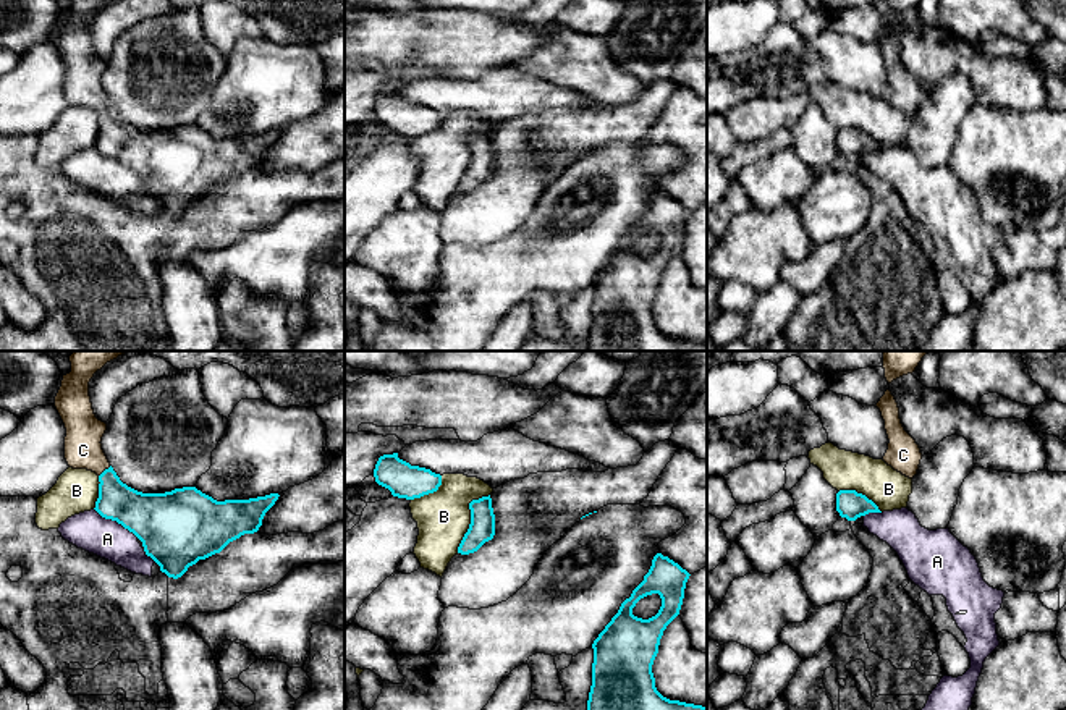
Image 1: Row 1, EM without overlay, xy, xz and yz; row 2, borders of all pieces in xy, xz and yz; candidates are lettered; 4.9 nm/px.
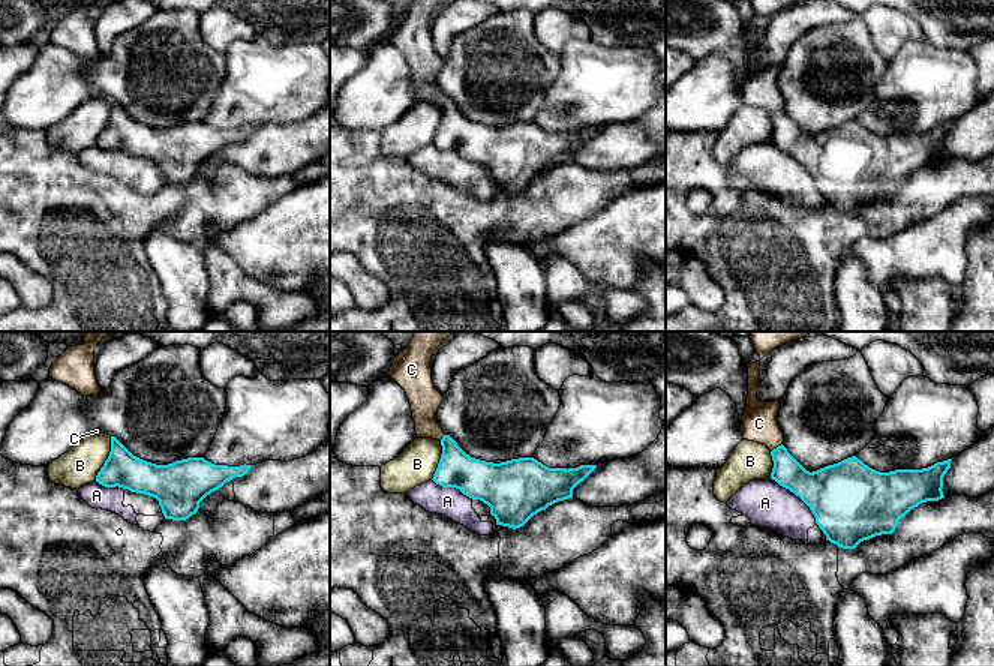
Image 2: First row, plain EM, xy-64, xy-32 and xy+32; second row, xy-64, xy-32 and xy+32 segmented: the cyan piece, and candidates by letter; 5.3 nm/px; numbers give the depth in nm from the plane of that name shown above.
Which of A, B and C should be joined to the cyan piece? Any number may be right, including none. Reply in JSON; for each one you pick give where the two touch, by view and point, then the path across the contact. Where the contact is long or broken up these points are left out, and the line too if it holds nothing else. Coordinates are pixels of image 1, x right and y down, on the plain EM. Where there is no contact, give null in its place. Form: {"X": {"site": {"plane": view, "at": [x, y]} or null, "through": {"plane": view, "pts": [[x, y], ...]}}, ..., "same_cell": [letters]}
{"C": {"site": {"plane": "xy", "at": [104, 109]}, "through": {"plane": "xy", "pts": [[135, 147], [110, 123], [104, 109], [83, 88]]}}, "same_cell": ["C"]}

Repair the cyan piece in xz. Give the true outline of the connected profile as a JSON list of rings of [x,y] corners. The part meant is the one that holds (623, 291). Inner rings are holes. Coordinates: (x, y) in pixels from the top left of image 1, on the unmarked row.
[[[657,191],[644,218],[626,236],[618,251],[594,278],[592,323],[587,338],[587,351],[707,351],[707,344],[670,338],[655,325],[652,311],[658,291],[660,277],[666,264],[679,252],[689,210],[678,201]],[[652,231],[658,231],[662,244],[649,257],[632,252],[636,241]]]

